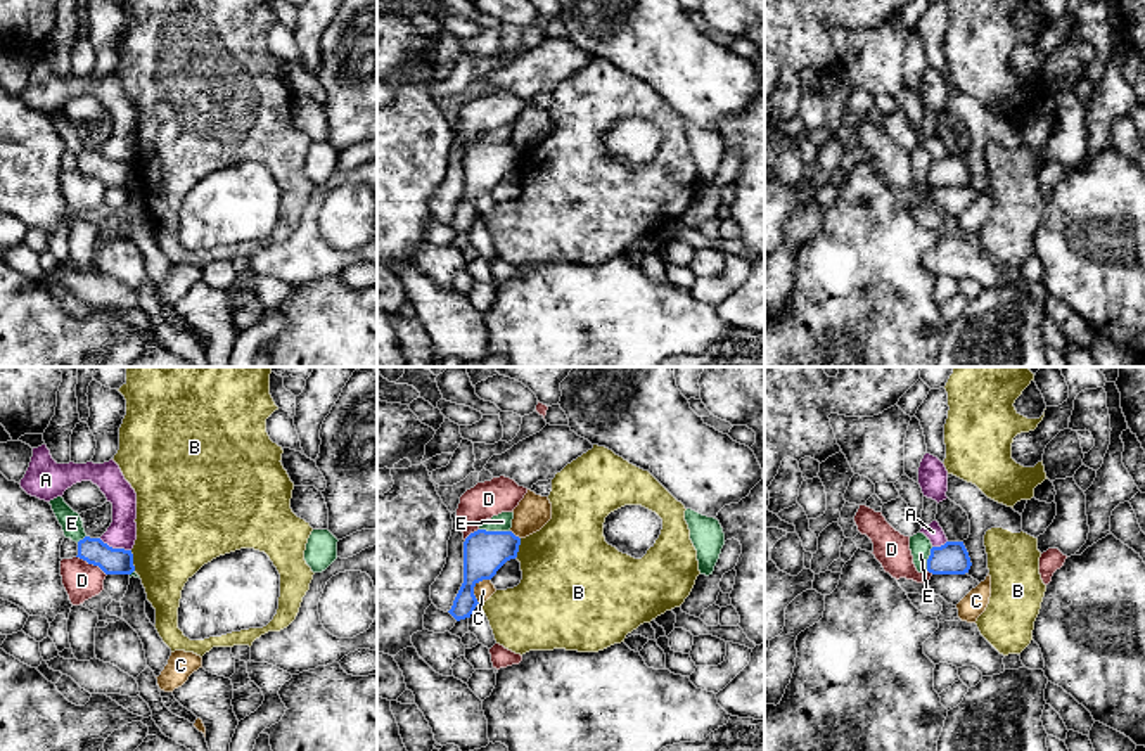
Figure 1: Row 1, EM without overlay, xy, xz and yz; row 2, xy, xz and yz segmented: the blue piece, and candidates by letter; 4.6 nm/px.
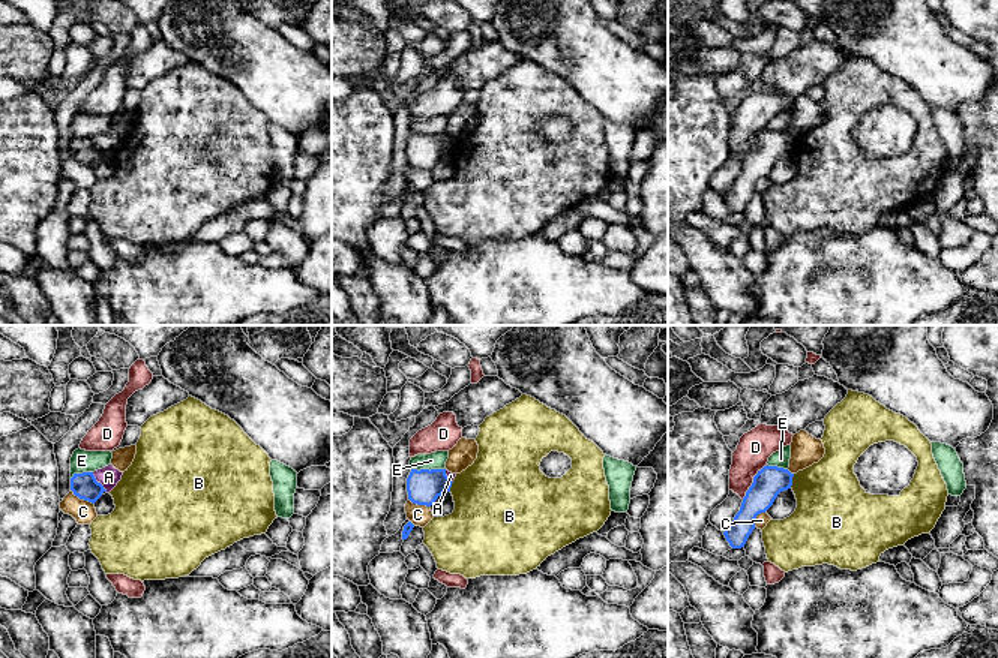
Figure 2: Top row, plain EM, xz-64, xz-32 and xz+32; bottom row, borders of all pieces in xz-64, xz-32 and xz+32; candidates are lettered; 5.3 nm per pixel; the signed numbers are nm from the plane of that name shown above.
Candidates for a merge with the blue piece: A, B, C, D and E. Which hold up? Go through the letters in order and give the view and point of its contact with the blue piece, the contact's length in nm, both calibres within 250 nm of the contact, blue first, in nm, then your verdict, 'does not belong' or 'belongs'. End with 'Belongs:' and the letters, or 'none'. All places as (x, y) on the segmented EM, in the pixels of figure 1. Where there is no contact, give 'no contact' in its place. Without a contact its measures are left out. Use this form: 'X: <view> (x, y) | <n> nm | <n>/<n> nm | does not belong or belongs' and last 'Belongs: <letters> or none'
A: xy (115, 549) | 160 nm | 130/140 nm | does not belong
B: xy (132, 561) | 100 nm | 130/380 nm | does not belong
C: xz (474, 585) | 130 nm | 200/90 nm | does not belong
D: xy (92, 563) | 170 nm | 130/170 nm | does not belong
E: xz (495, 532) | 140 nm | 200/80 nm | does not belong
Belongs: none

